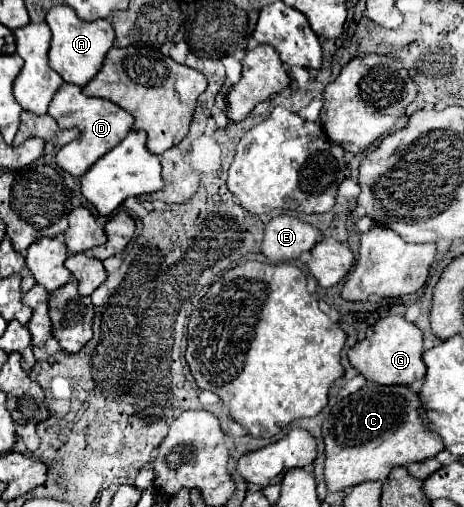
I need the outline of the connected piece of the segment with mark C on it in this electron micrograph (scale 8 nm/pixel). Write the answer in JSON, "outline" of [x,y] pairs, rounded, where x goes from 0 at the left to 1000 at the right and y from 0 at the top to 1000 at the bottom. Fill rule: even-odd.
{"outline":[[[787,759],[765,779],[735,787],[713,819],[696,830],[696,866],[700,866],[700,949],[705,964],[739,968],[748,961],[765,961],[787,949],[834,949],[838,929],[847,921],[877,917],[886,909],[912,909],[938,901],[959,886],[955,866],[925,846],[925,838],[907,822],[912,791],[899,771],[881,759]]]}

